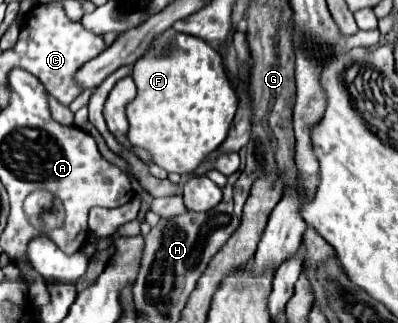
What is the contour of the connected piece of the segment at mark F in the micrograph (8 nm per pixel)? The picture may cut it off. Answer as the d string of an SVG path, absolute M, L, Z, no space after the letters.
M168 28L154 40L154 48L134 64L132 76L138 86L138 94L126 108L130 122L128 140L132 146L152 152L154 164L158 164L166 172L188 174L212 150L216 150L220 142L224 142L236 114L238 96L226 78L222 56L208 42L192 38L188 34L178 34L176 30Z

